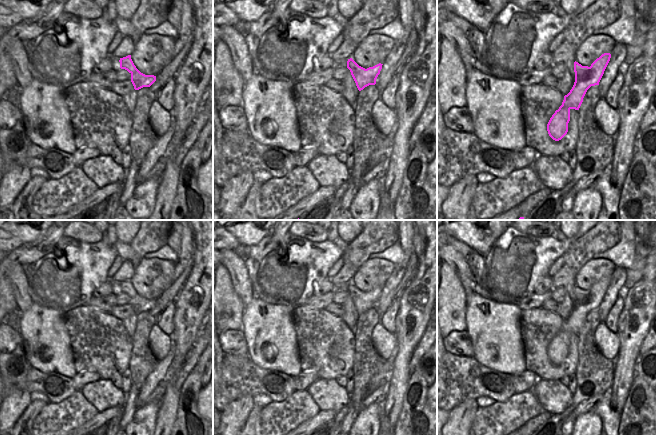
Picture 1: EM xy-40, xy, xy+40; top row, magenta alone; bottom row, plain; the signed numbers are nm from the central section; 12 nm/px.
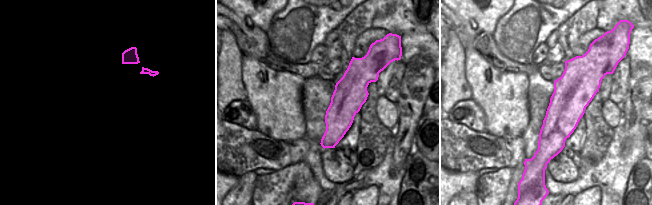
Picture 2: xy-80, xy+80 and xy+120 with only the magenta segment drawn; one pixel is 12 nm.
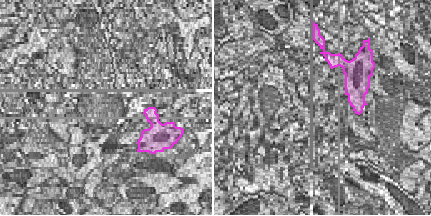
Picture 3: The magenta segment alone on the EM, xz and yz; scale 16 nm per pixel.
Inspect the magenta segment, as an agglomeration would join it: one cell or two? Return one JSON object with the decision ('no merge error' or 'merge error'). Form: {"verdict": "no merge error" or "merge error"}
{"verdict": "no merge error"}

